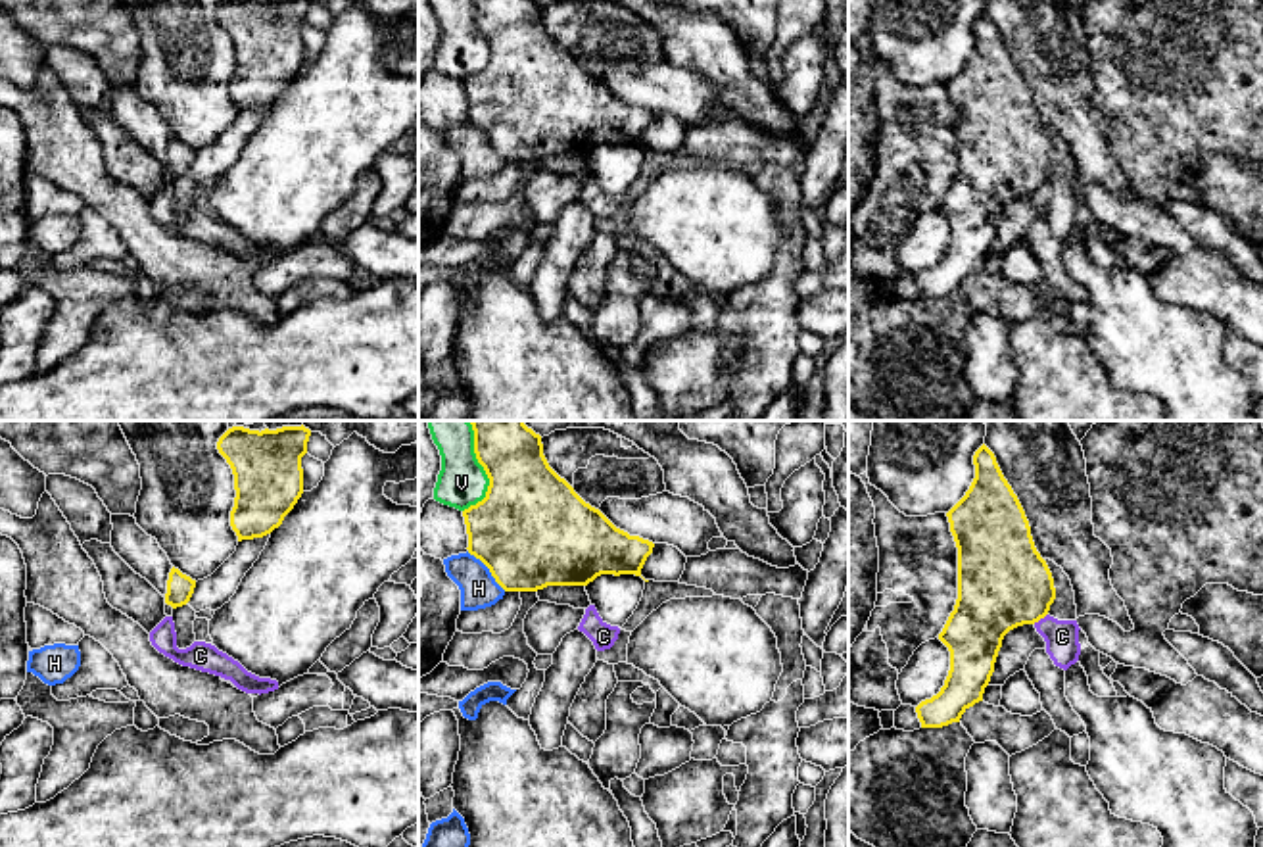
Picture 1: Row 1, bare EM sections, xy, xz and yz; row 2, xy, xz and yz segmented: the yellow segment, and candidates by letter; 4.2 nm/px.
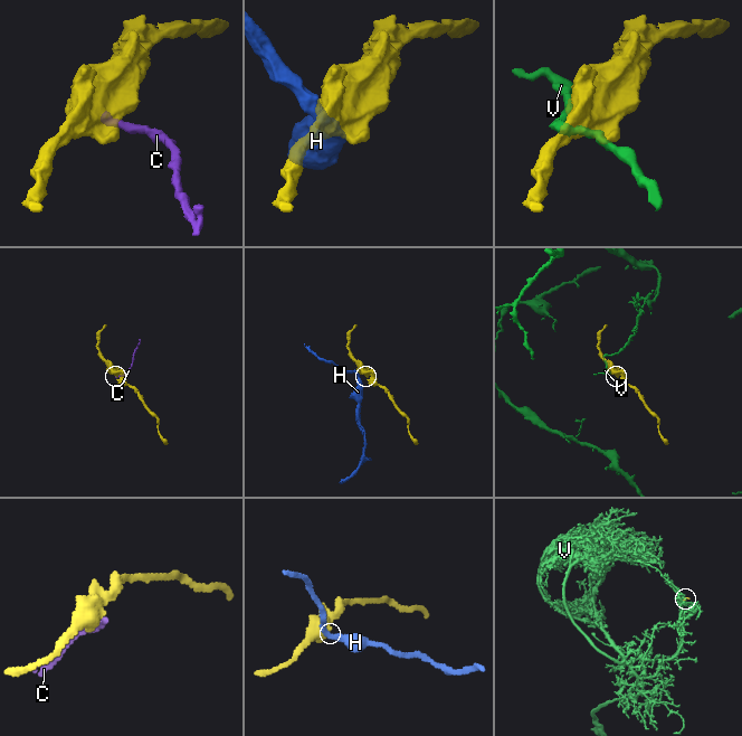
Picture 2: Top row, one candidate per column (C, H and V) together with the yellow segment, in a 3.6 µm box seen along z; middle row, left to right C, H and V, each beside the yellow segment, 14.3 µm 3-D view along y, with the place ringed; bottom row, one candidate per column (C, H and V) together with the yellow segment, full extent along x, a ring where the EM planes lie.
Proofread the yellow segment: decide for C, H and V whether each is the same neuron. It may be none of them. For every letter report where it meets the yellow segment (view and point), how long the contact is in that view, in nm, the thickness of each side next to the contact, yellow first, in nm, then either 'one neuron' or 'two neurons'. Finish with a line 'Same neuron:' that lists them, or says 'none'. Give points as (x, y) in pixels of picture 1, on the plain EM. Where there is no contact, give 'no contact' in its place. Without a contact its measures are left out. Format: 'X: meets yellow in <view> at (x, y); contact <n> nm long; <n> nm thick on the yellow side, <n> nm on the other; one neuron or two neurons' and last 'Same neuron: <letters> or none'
C: meets yellow in yz at (1039, 189); contact 80 nm long; 380 nm thick on the yellow side, 140 nm on the other; two neurons
H: meets yellow in xz at (488, 137); contact 240 nm long; 480 nm thick on the yellow side, 160 nm on the other; two neurons
V: meets yellow in xz at (486, 43); contact 340 nm long; 400 nm thick on the yellow side, 200 nm on the other; two neurons
Same neuron: none

